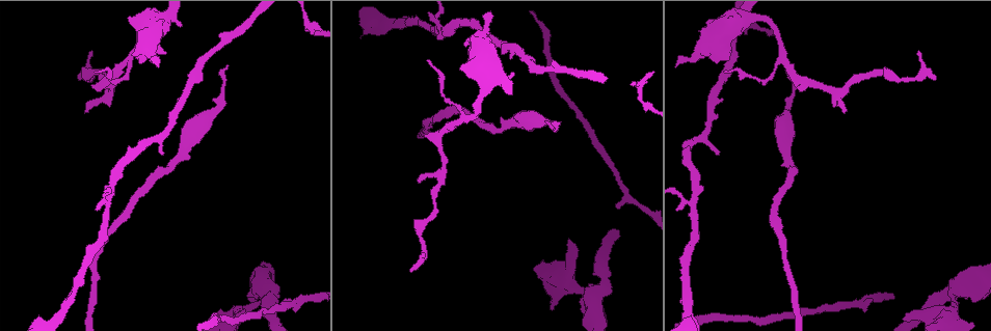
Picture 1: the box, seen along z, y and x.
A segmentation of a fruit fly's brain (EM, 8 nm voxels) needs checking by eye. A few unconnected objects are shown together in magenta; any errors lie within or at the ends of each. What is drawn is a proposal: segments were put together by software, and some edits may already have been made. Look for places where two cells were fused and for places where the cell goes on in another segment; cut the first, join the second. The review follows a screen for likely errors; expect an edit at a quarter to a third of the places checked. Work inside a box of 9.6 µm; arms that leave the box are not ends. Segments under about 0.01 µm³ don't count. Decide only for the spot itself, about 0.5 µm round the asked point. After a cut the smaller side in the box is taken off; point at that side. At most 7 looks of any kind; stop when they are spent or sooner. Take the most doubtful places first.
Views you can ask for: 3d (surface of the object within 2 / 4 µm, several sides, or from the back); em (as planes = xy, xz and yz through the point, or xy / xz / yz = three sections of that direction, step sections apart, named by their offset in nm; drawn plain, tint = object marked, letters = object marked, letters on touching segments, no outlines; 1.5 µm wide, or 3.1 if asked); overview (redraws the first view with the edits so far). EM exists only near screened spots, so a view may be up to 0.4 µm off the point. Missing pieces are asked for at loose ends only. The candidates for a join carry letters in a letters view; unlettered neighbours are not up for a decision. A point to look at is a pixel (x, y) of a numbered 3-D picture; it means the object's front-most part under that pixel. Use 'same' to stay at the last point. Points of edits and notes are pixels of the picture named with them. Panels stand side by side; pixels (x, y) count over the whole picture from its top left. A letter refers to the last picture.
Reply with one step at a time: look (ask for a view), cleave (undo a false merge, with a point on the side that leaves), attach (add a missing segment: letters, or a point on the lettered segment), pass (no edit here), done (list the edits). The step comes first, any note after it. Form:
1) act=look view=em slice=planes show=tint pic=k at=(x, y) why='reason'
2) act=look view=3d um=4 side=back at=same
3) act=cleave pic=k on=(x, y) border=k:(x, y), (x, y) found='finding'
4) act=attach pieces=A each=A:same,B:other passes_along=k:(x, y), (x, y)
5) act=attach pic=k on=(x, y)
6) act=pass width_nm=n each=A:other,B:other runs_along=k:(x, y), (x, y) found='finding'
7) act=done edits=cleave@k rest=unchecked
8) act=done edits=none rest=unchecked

act=look view=em slice=planes show=tint pic=1 at=(718, 154) why='an open end'

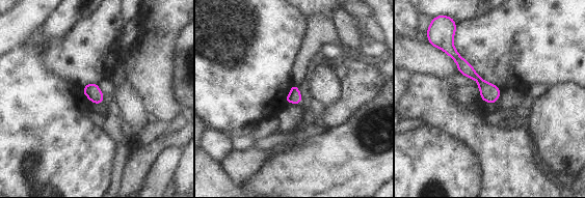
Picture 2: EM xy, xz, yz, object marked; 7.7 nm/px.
act=look view=em slice=planes show=letters at=same why='see the neighbours'

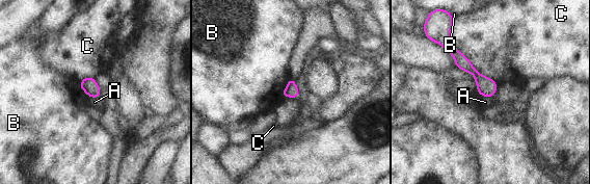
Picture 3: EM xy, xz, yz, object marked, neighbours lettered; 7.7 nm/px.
act=pass each=A:other,B:other,C:other found='no lettered segment goes on from it'

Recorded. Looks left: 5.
act=look view=em slice=planes show=letters pic=1 at=(262, 295)

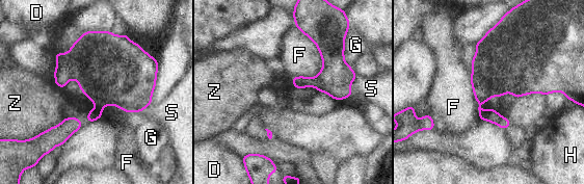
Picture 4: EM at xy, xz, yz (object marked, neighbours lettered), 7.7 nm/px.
act=cleave pic=4 on=(94, 114) longest_contact=F:340nm each=D:other,F:other,G:other,H:other,S:other,Z:other found='a second cell is stuck on'

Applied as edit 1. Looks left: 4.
act=look view=em slice=planes show=letters pic=1 at=(412, 270) why='thin end'

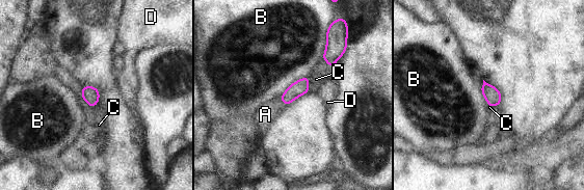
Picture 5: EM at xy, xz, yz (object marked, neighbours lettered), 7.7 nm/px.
act=attach pic=5 on=(265, 114) each=A:same,B:other,C:other,D:other passes_along=5:(299, 87), (283, 102), (265, 114) found='it goes on there'

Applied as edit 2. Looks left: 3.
act=done edits=cleave@4,attach@5 rest=unchecked

